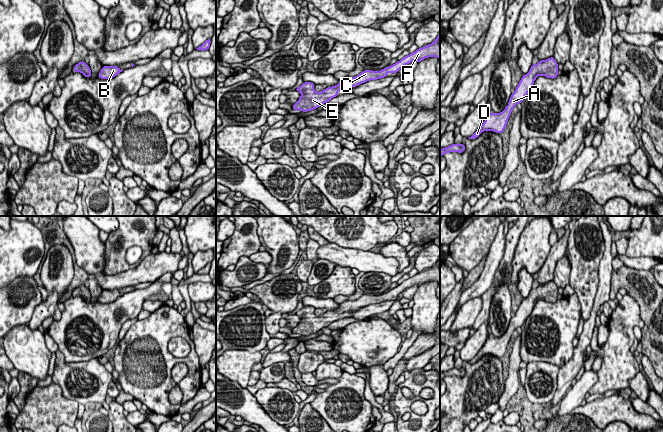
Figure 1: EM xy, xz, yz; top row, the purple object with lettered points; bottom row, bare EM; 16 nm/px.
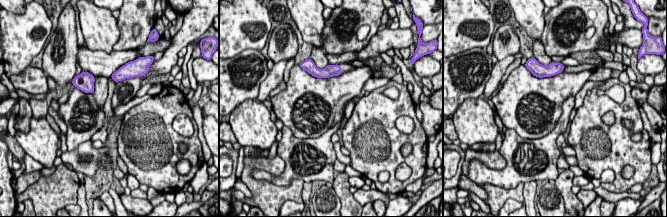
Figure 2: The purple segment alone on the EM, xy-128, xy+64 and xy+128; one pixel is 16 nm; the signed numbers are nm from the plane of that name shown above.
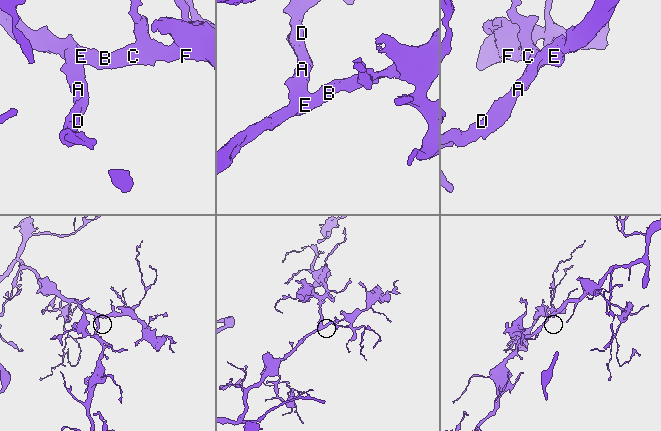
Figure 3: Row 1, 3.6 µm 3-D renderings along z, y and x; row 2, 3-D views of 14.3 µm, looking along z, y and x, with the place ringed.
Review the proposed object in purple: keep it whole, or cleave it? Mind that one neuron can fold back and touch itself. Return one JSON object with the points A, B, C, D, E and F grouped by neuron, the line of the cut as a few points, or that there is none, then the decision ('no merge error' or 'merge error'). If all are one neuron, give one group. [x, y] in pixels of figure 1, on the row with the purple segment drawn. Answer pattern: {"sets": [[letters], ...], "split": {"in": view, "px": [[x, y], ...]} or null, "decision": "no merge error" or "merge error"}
{"sets": [["A", "B", "C", "D", "E", "F"]], "split": null, "decision": "no merge error"}

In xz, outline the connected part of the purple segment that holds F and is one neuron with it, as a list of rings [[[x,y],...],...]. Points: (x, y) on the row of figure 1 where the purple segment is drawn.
[[[440,33],[431,44],[418,48],[415,52],[403,57],[395,64],[386,67],[380,71],[364,70],[355,77],[344,77],[339,80],[339,84],[327,87],[321,92],[314,90],[315,84],[312,82],[304,82],[296,90],[301,93],[299,100],[293,104],[293,110],[308,112],[317,109],[324,103],[328,103],[332,98],[338,96],[338,91],[348,87],[357,87],[362,83],[370,80],[377,80],[387,77],[388,73],[398,73],[405,65],[413,61],[418,63],[425,58],[436,57],[440,58]]]

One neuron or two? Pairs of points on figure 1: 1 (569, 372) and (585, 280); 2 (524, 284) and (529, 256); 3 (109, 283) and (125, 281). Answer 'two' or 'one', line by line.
1: two
2: two
3: one

